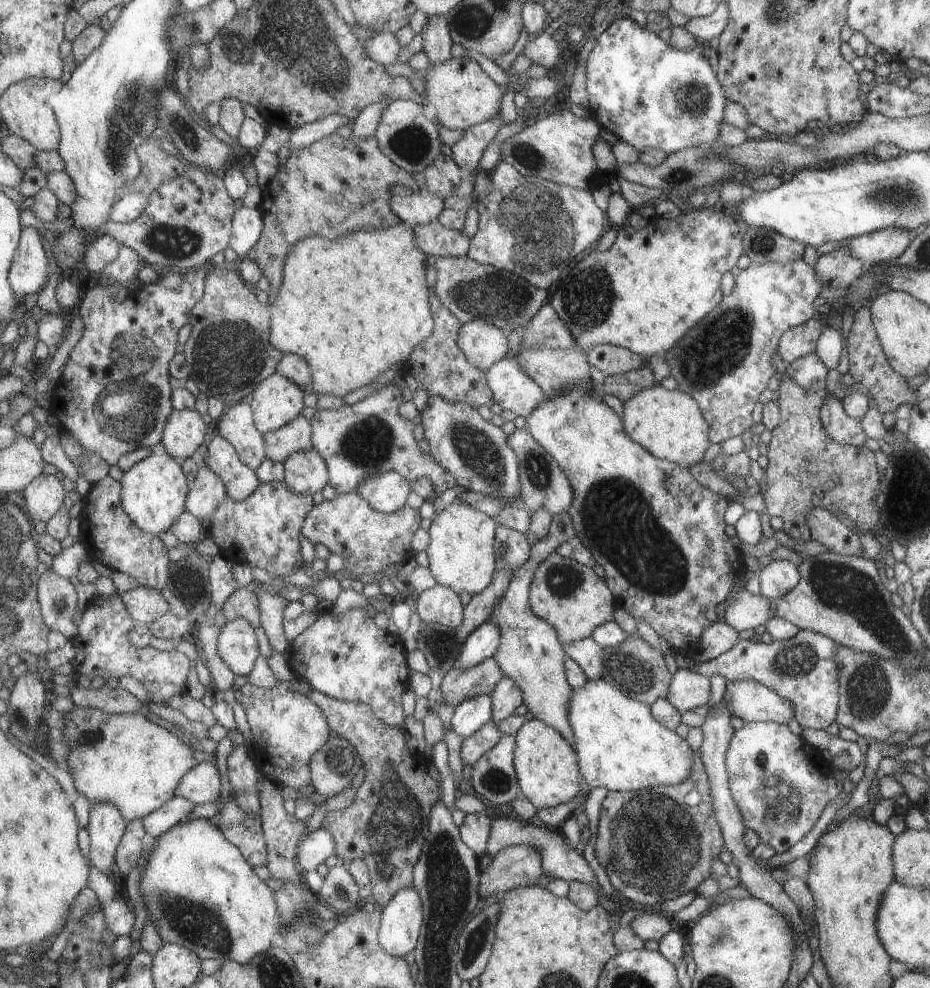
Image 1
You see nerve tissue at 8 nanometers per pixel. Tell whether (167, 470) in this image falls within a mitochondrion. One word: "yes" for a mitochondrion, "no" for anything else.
no

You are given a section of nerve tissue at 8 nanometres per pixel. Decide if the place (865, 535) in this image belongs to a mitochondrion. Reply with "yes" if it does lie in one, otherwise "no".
no

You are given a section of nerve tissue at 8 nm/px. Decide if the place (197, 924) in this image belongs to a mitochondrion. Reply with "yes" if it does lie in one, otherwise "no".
yes

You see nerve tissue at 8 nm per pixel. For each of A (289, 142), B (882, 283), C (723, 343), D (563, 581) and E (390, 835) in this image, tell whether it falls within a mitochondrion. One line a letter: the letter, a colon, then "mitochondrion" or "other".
A: other
B: other
C: mitochondrion
D: mitochondrion
E: mitochondrion

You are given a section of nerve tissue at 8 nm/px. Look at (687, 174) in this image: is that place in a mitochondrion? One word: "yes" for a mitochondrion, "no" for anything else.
yes

